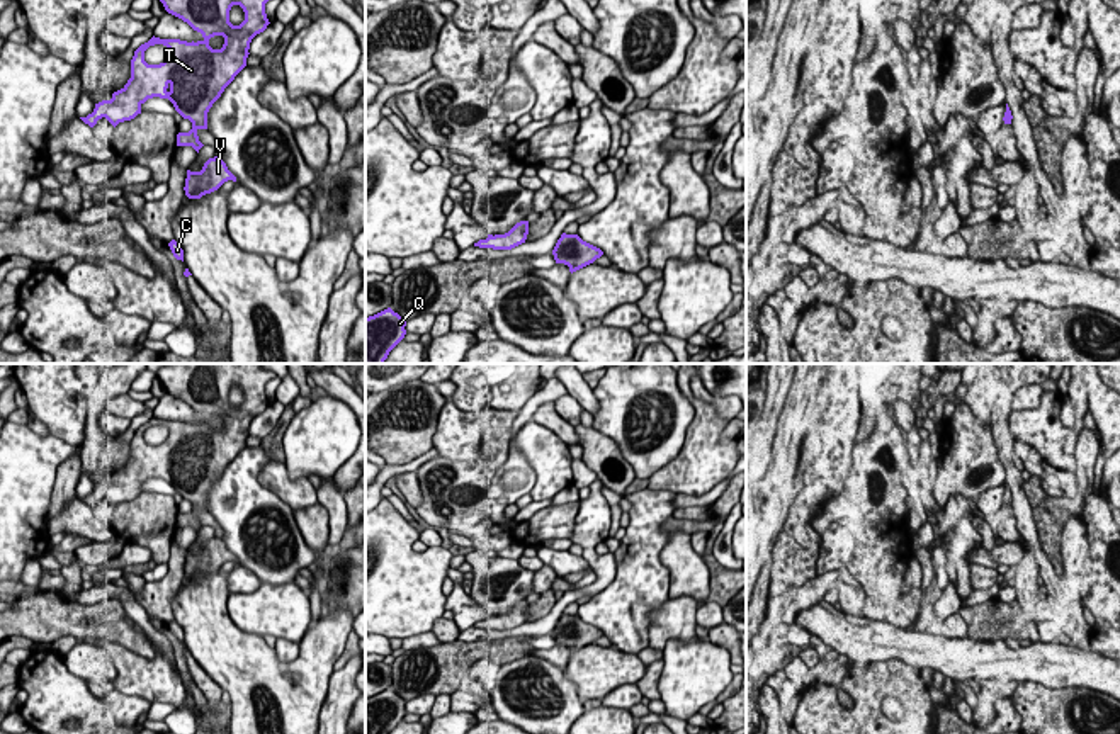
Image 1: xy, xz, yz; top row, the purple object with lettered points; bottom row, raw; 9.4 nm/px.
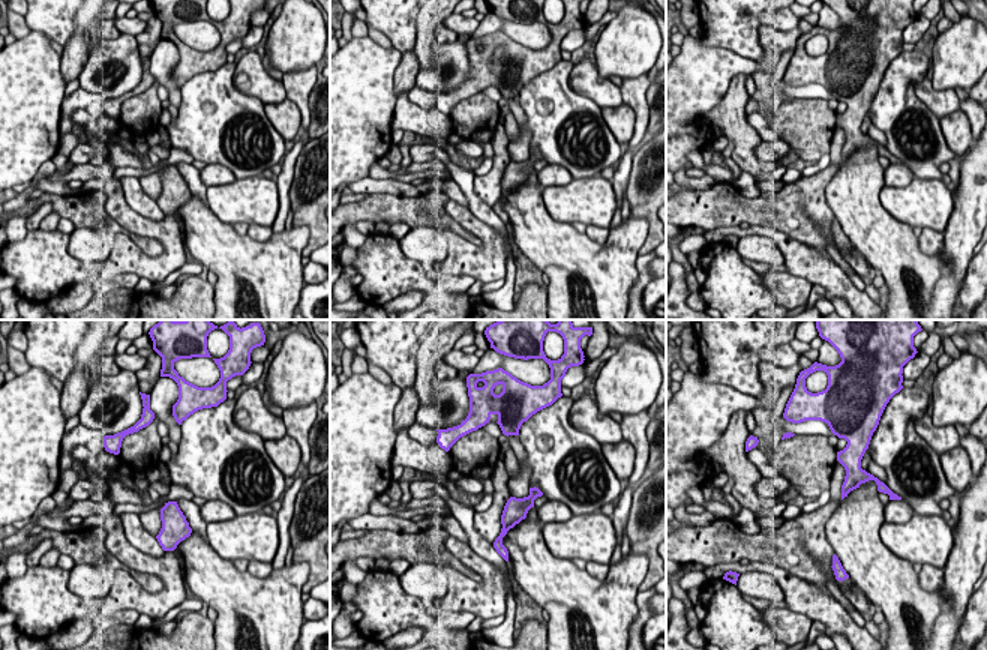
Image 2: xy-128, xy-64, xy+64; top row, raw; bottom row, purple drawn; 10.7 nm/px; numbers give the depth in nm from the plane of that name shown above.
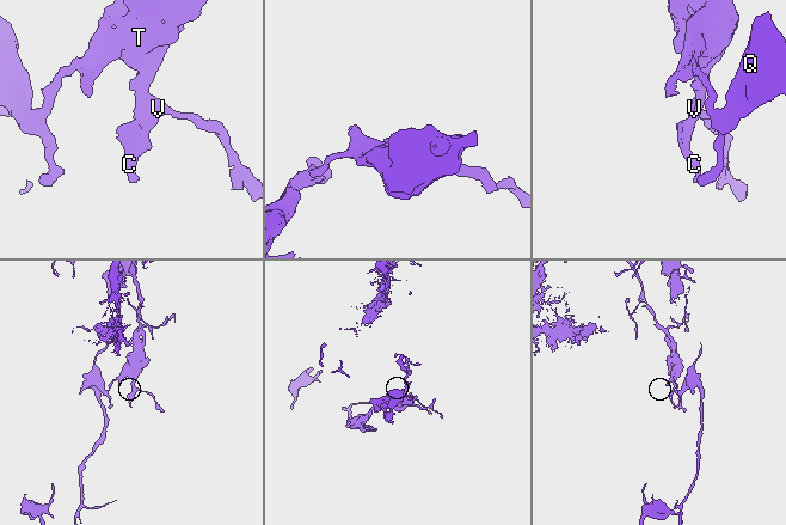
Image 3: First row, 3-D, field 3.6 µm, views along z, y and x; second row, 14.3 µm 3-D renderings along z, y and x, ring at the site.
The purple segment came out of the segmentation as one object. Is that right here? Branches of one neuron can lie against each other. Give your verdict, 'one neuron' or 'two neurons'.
two neurons

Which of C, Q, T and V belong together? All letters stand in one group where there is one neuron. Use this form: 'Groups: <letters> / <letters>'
Groups: C T V / Q

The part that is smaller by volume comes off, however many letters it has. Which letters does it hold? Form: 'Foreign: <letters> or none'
Foreign: Q

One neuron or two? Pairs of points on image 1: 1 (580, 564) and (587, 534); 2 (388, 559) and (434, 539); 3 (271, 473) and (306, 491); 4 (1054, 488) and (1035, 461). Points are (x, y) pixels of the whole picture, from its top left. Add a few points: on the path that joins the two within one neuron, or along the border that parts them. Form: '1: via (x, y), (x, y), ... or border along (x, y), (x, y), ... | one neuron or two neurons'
1: border along (582, 556), (595, 580), (578, 590) | two neurons
2: border along (441, 544), (429, 547) | two neurons
3: via (279, 481), (288, 490), (298, 491) | one neuron
4: via (1054, 481), (1040, 468) | one neuron

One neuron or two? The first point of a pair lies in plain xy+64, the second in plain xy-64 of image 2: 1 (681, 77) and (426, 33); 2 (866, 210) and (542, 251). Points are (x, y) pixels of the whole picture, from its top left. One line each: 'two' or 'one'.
1: two
2: one

